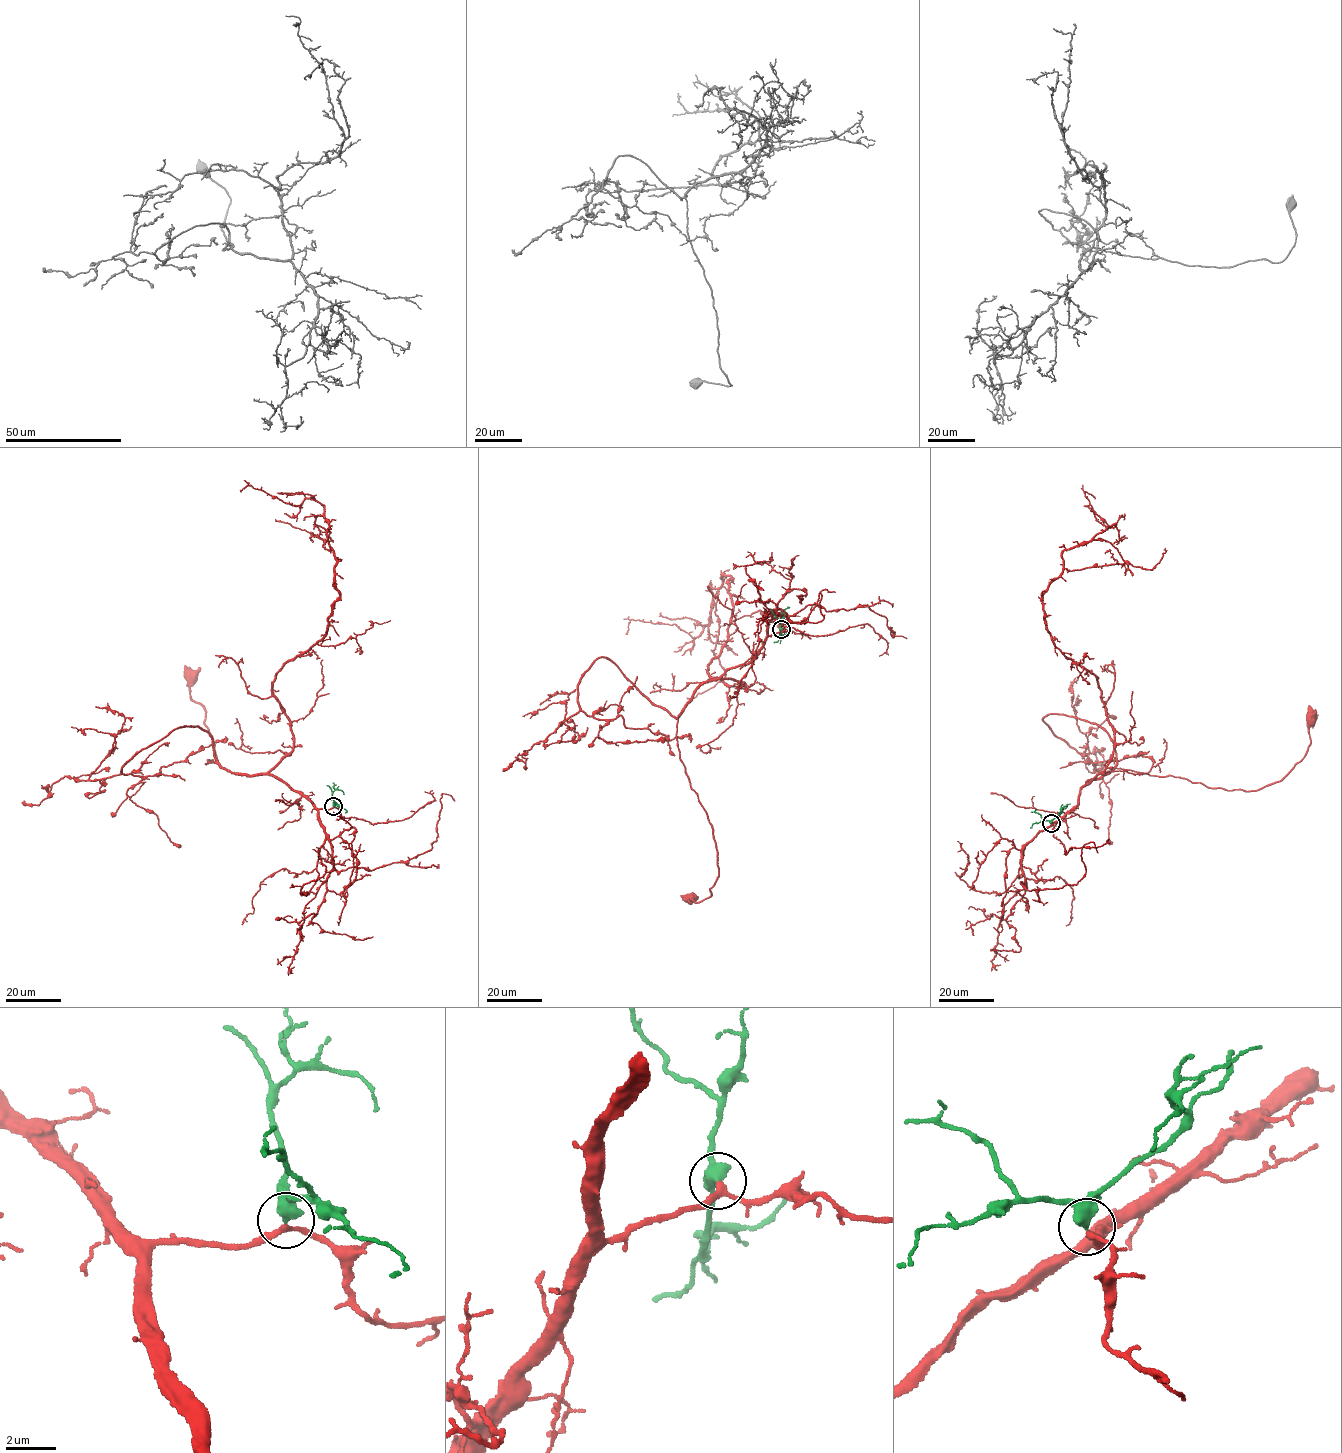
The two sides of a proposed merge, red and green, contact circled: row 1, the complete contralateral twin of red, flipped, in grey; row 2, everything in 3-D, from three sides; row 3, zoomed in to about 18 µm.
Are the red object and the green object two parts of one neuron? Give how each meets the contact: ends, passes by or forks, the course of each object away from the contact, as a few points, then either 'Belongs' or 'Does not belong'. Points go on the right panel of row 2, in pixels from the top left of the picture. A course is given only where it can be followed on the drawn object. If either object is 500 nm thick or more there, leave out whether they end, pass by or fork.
At the ring red passes by. At the ring green passes by. Course of red: (1051, 824), (1077, 805), (1086, 782), (1115, 768), (1258, 790), (1283, 779), (1303, 757), (1311, 715). Course of green: (1051, 823), (1062, 807), (1070, 803). Belongs

